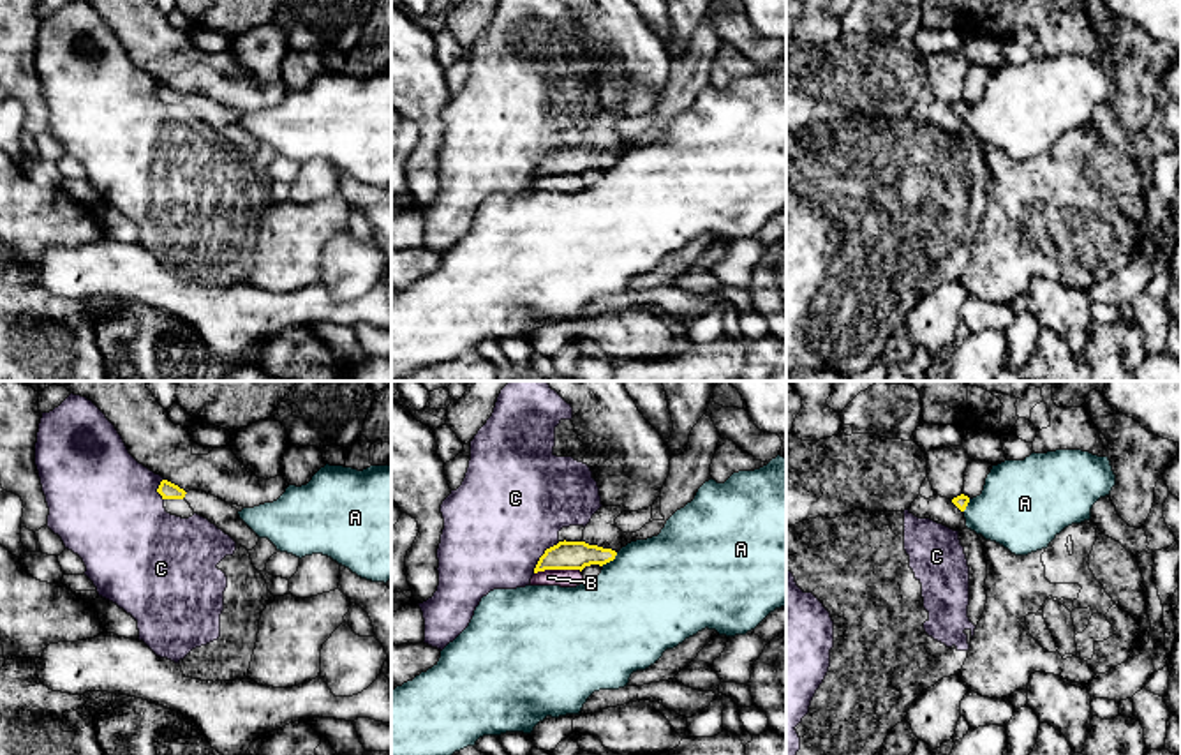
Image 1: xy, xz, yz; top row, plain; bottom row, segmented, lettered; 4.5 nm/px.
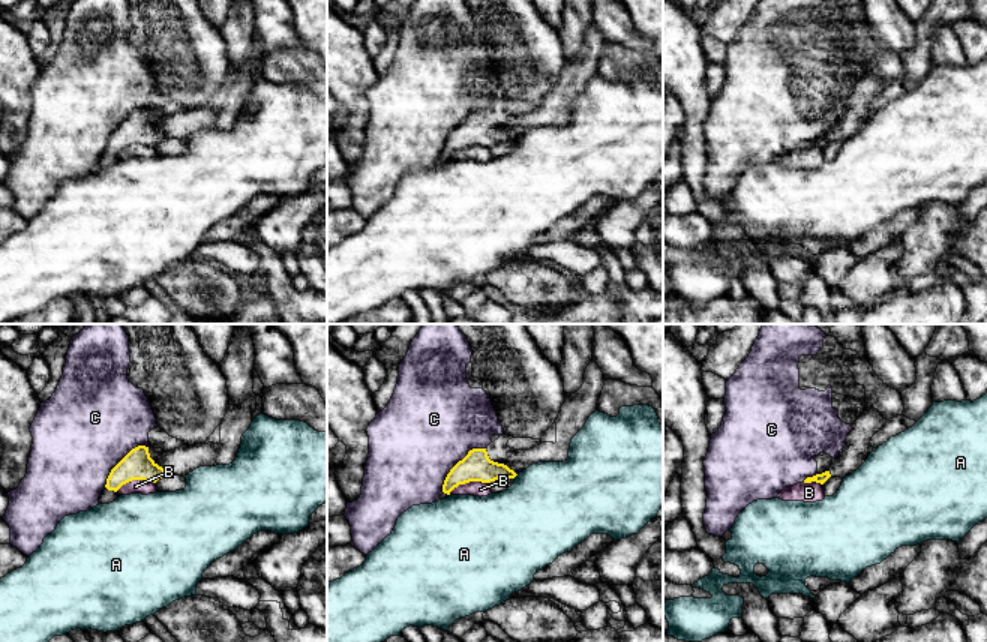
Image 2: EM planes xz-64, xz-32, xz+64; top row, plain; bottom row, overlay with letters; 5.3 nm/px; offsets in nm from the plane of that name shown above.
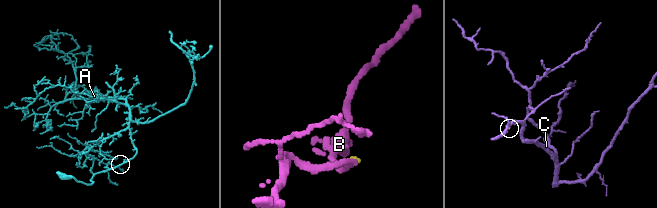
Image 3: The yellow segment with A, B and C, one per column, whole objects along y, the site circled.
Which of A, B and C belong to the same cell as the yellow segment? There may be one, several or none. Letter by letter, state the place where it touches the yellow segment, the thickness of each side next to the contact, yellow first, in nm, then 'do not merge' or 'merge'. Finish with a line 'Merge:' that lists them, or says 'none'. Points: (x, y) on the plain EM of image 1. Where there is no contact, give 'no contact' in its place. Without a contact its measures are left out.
A: meets yellow in xz at (610, 164); 130 nm thick on the yellow side, 480 nm on the other; do not merge
B: meets yellow in xz at (557, 173); 130 nm thick on the yellow side, 80 nm on the other; do not merge
C: meets yellow in xz at (543, 159); 130 nm thick on the yellow side, 480 nm on the other; do not merge
Merge: none

